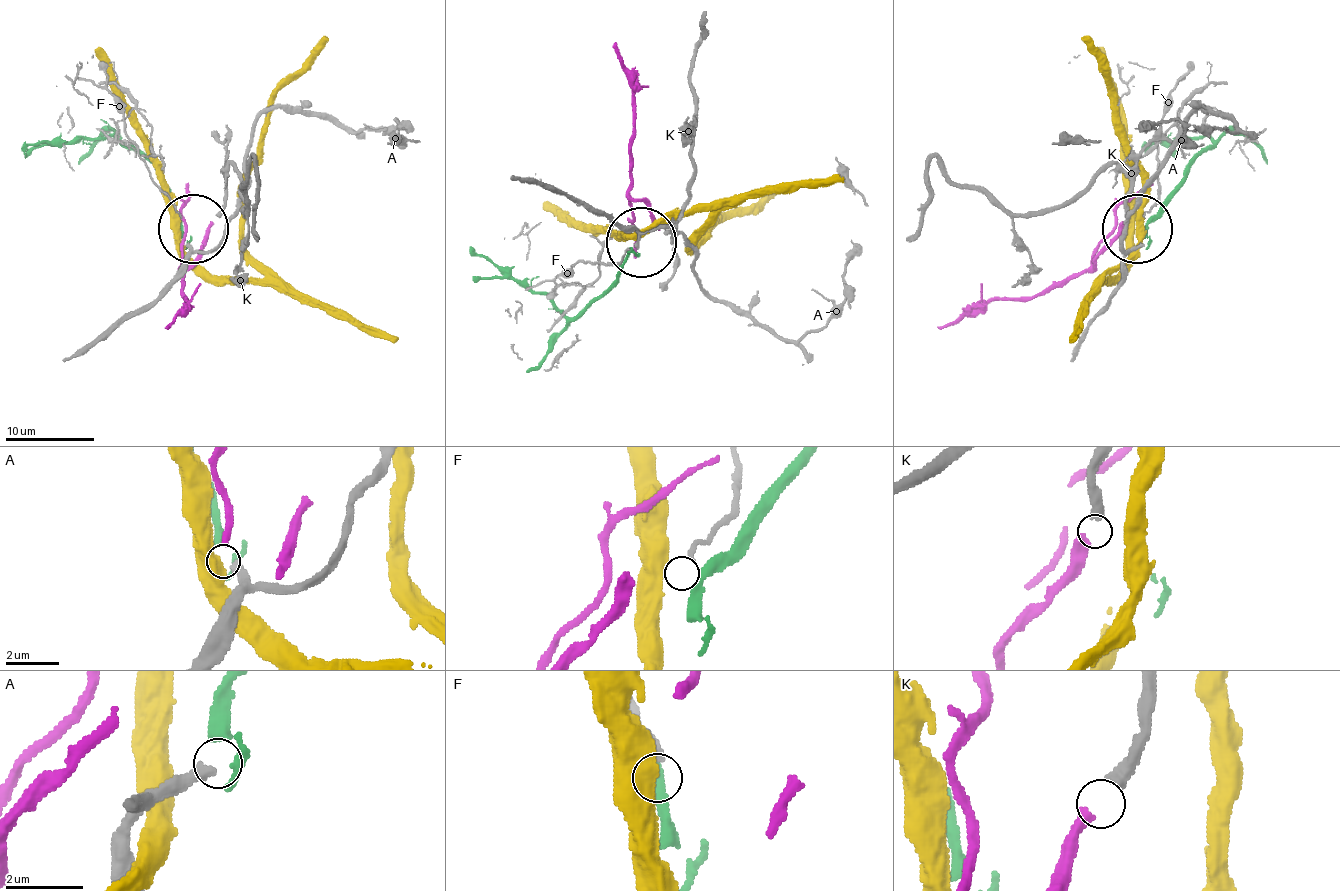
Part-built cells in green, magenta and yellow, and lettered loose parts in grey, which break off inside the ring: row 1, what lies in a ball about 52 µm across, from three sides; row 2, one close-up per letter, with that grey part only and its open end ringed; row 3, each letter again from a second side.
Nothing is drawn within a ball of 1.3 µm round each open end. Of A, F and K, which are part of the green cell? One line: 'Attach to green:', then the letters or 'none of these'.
Attach to green: A

